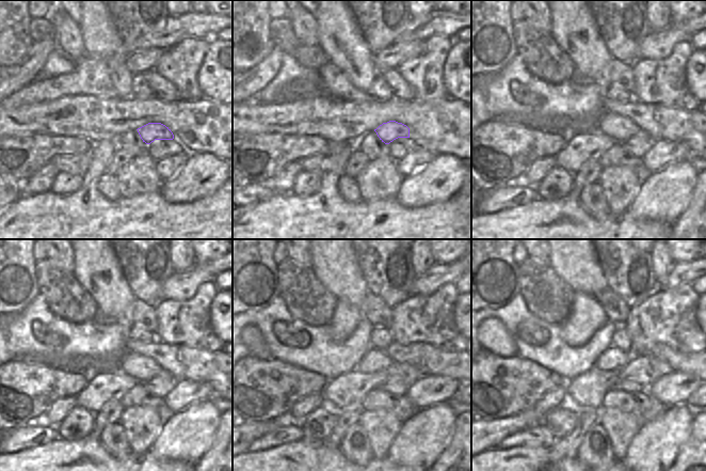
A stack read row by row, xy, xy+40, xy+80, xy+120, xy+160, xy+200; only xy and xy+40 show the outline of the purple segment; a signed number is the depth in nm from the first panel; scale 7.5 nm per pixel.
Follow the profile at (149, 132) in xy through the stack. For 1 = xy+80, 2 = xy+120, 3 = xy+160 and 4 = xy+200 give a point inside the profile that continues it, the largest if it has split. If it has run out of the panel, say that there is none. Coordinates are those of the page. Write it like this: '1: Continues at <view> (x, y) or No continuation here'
1: Continues at xy+80 (621, 128)
2: Continues at xy+120 (142, 367)
3: Continues at xy+160 (374, 360)
4: Continues at xy+200 (612, 359).

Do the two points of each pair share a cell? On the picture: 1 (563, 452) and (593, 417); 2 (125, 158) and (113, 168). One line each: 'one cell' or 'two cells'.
1: one cell
2: one cell

